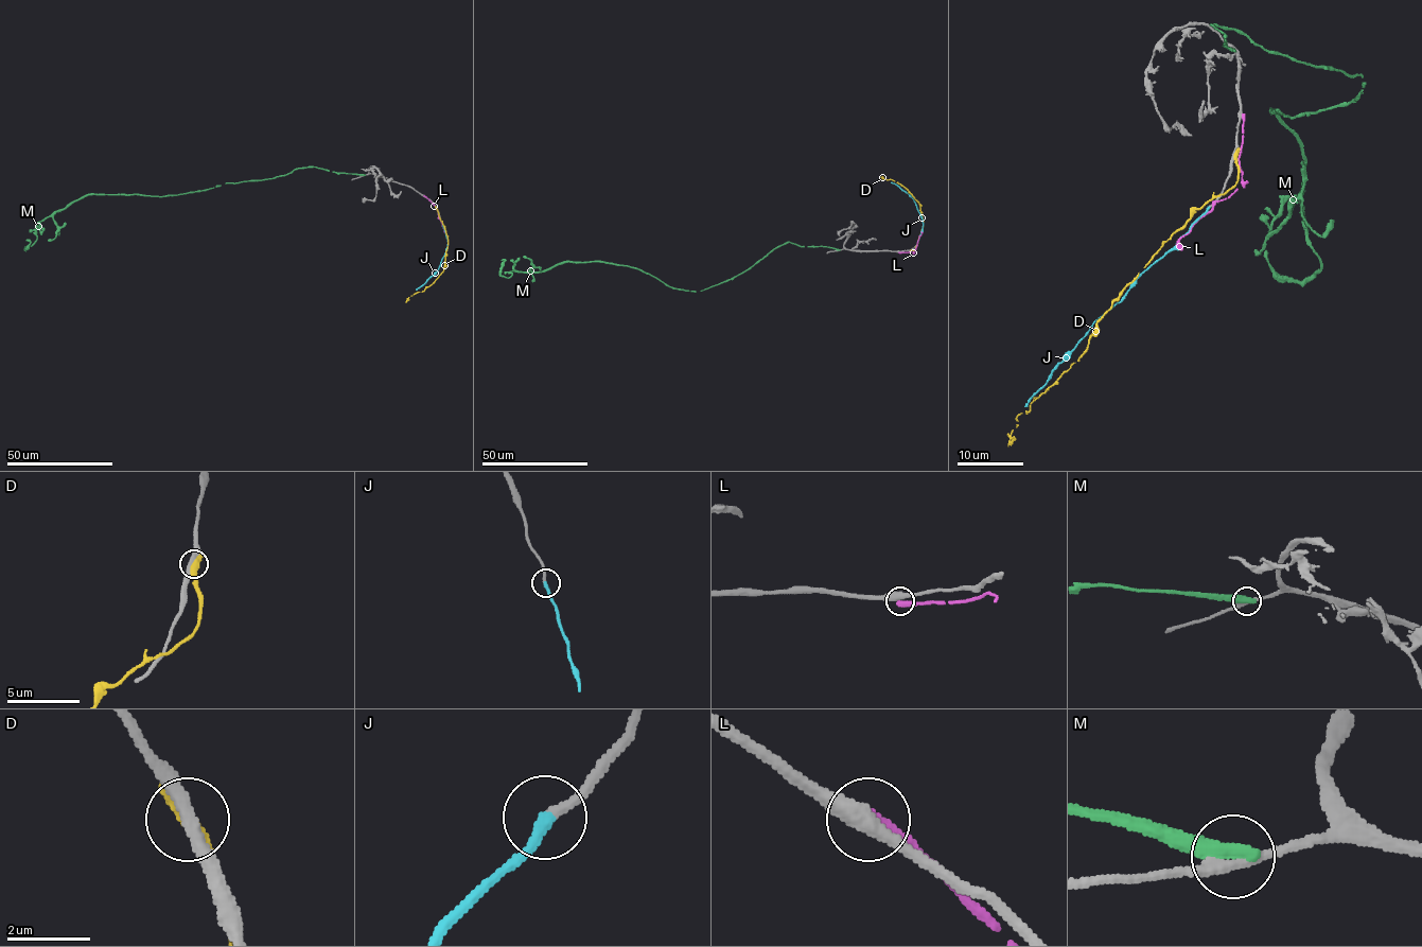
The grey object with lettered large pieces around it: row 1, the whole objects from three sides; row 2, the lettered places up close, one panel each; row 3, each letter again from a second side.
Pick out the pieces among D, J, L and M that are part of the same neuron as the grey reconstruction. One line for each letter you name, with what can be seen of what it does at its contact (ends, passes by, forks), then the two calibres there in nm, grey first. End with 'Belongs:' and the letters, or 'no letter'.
J: It ends there. Thickness 200 nm (grey) against 280 nm
Belongs: J

